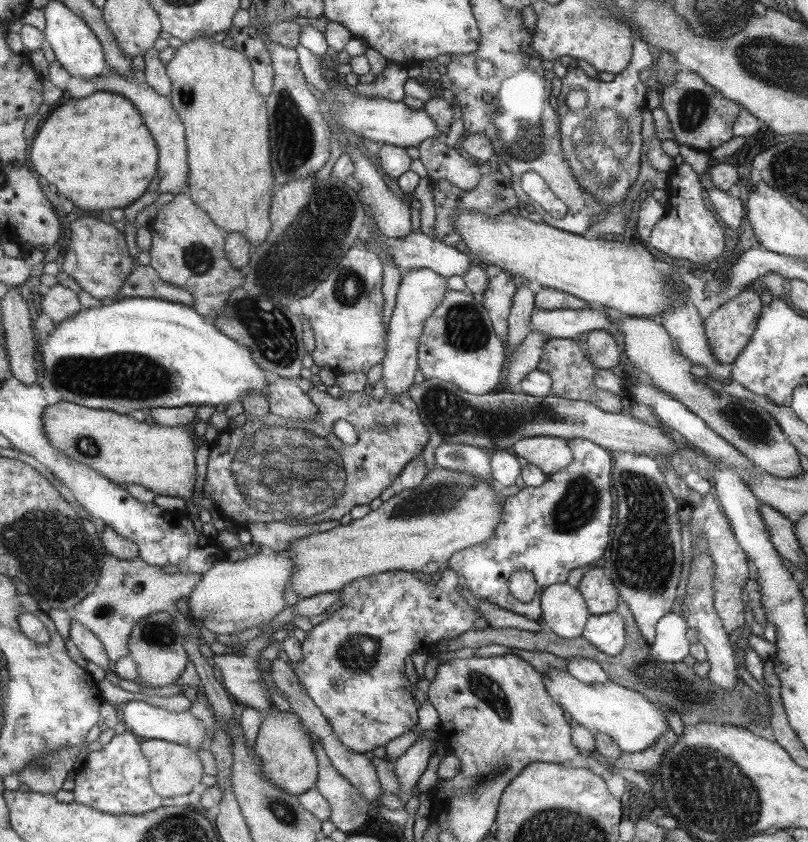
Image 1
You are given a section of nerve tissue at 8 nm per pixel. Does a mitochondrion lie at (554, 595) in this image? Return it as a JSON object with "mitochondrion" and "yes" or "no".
{"mitochondrion":"no"}

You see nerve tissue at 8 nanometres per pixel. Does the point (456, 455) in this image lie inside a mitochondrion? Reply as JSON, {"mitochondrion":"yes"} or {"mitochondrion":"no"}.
{"mitochondrion":"yes"}

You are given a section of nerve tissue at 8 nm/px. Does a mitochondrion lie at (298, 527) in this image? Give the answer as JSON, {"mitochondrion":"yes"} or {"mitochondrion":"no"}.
{"mitochondrion":"yes"}

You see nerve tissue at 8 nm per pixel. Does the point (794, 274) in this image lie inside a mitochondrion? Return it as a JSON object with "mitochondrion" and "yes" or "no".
{"mitochondrion":"no"}

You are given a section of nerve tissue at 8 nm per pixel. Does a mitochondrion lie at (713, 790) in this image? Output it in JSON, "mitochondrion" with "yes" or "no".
{"mitochondrion":"yes"}

